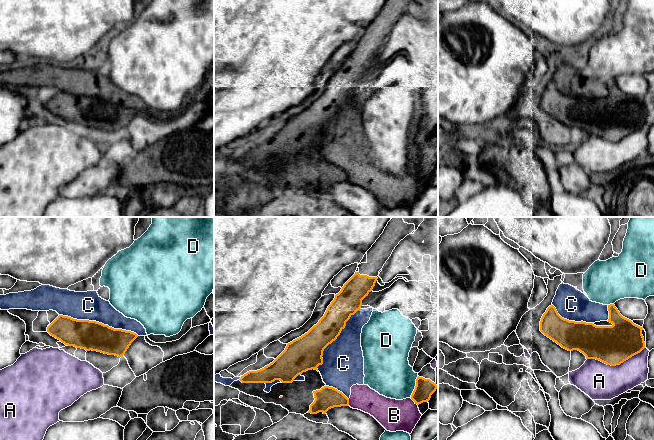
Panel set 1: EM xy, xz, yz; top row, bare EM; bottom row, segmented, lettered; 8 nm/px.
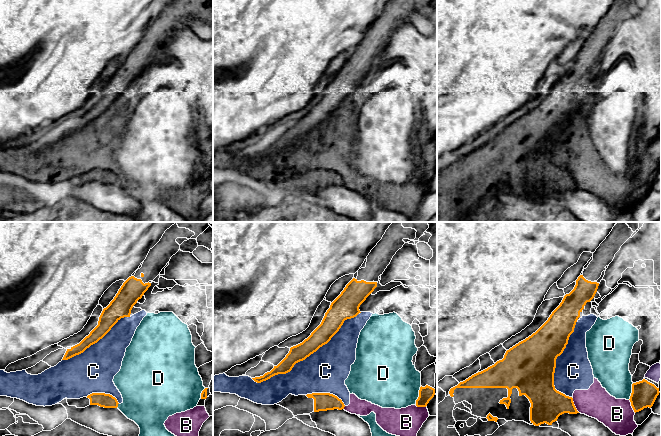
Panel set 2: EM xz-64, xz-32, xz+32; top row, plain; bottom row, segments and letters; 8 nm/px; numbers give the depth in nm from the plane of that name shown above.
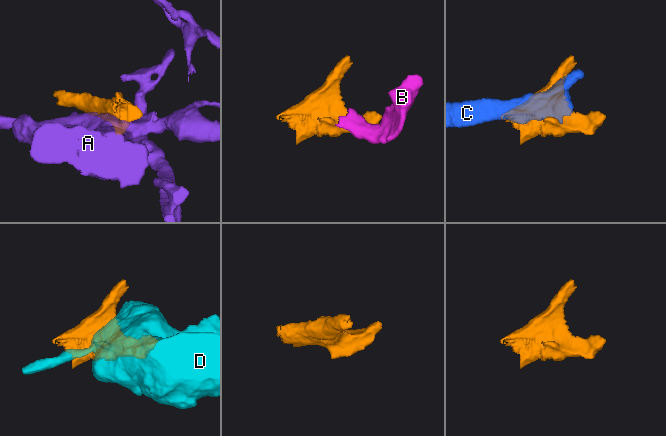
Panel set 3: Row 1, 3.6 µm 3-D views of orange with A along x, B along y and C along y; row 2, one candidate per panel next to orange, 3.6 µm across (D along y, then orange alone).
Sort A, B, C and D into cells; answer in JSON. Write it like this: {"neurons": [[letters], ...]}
{"neurons": [["A"], ["B", "C"], ["D"]]}

